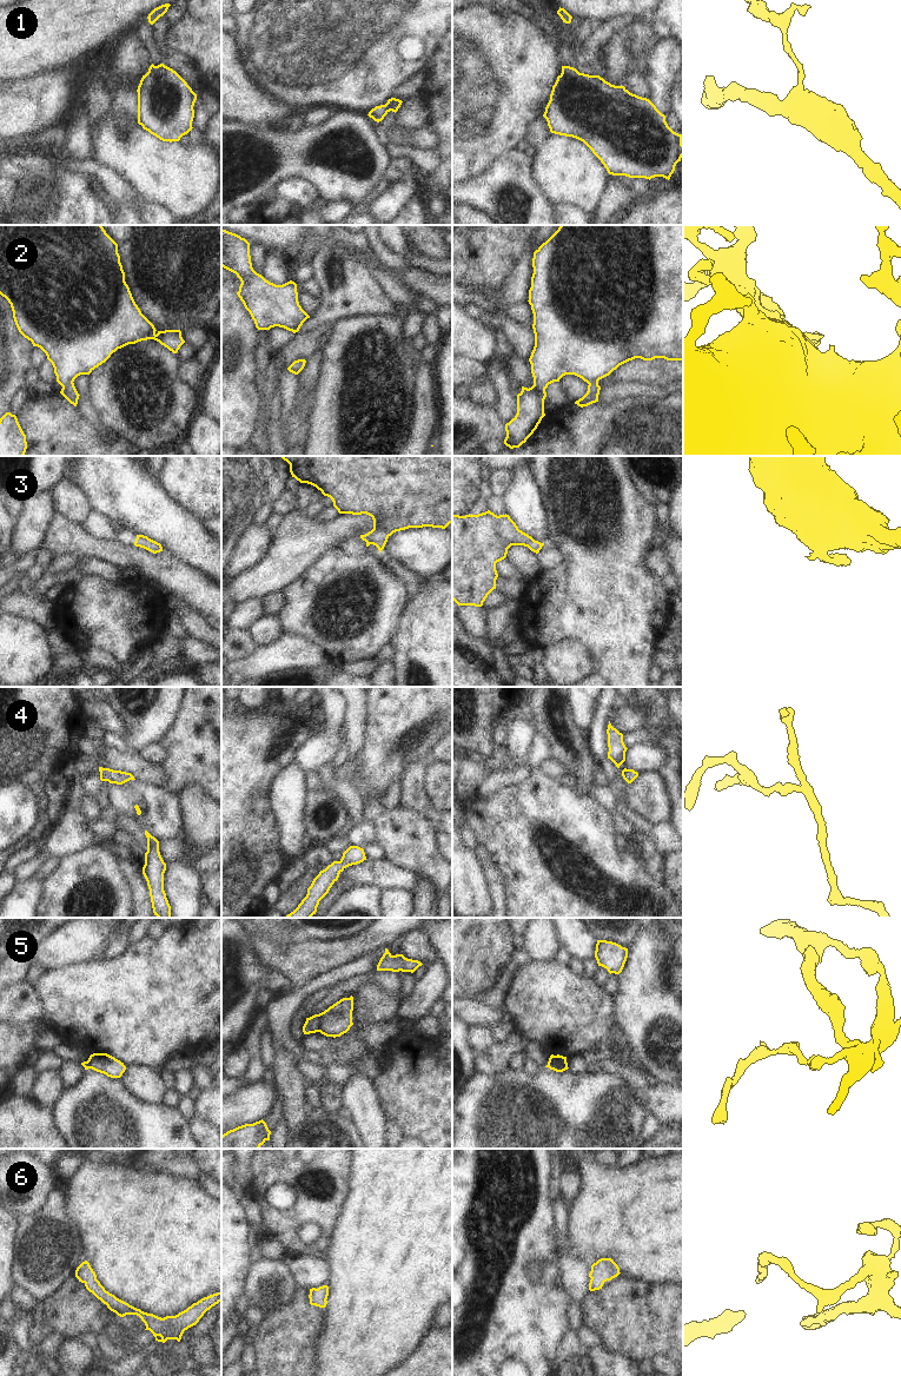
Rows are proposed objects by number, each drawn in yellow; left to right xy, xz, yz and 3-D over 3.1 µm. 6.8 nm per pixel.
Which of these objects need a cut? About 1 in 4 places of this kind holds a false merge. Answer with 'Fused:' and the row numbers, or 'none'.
Fused: 5

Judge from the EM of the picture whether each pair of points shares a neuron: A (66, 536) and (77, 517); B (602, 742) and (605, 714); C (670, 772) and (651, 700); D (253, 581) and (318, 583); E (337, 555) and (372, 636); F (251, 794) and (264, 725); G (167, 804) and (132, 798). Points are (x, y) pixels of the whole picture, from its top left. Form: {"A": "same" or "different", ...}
{"A": "different", "B": "same", "C": "same", "D": "different", "E": "same", "F": "same", "G": "same"}

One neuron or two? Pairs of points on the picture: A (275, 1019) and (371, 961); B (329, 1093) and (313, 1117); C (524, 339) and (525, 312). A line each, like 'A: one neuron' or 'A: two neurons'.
A: one neuron
B: two neurons
C: two neurons

